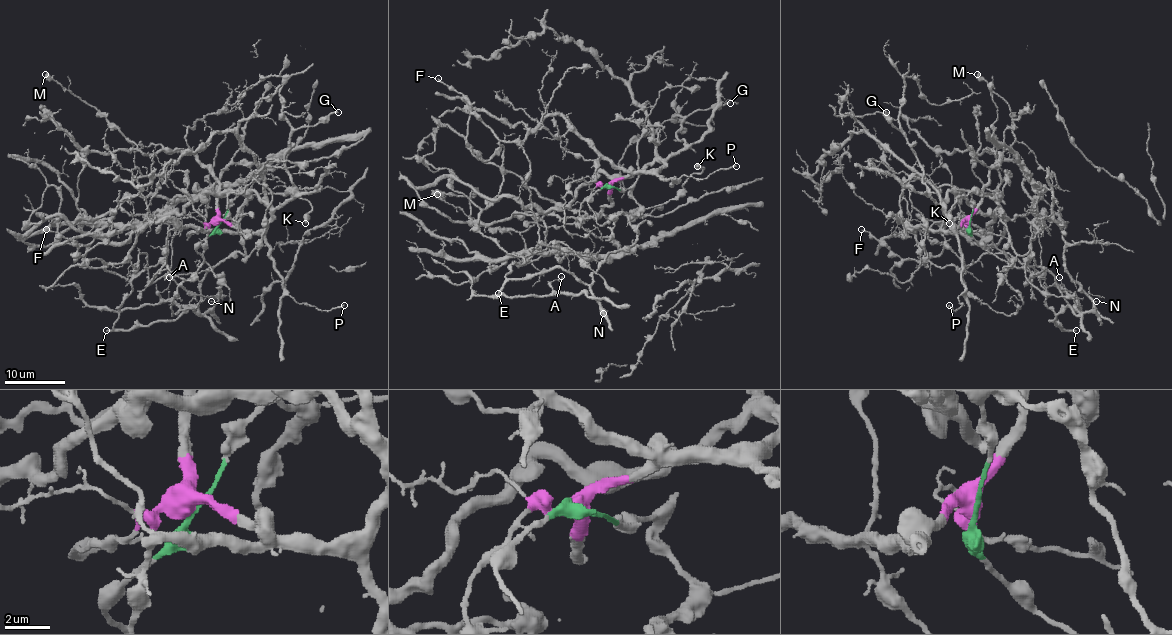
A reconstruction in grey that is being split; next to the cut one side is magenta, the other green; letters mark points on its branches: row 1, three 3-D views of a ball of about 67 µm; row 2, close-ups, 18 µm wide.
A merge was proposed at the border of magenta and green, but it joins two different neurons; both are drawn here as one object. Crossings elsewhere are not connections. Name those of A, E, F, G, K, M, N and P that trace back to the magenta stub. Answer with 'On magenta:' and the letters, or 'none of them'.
On magenta: G, M, P

